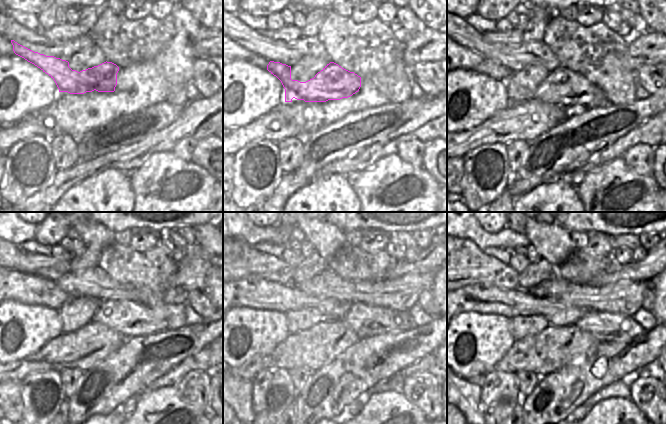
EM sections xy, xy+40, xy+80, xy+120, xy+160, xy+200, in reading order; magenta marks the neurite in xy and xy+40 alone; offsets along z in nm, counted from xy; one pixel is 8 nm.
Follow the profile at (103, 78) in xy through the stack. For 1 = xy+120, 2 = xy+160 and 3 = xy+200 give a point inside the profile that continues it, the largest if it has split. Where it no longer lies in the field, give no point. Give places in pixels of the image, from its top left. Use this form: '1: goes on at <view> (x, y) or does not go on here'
1: goes on at xy+120 (131, 319)
2: goes on at xy+160 (364, 320)
3: goes on at xy+200 (594, 321)

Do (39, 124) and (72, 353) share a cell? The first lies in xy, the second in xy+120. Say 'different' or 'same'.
same

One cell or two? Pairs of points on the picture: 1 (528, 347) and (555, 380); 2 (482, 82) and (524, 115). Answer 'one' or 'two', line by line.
1: two
2: two

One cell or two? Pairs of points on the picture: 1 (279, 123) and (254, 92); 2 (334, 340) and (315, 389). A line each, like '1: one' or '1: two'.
1: two
2: two

